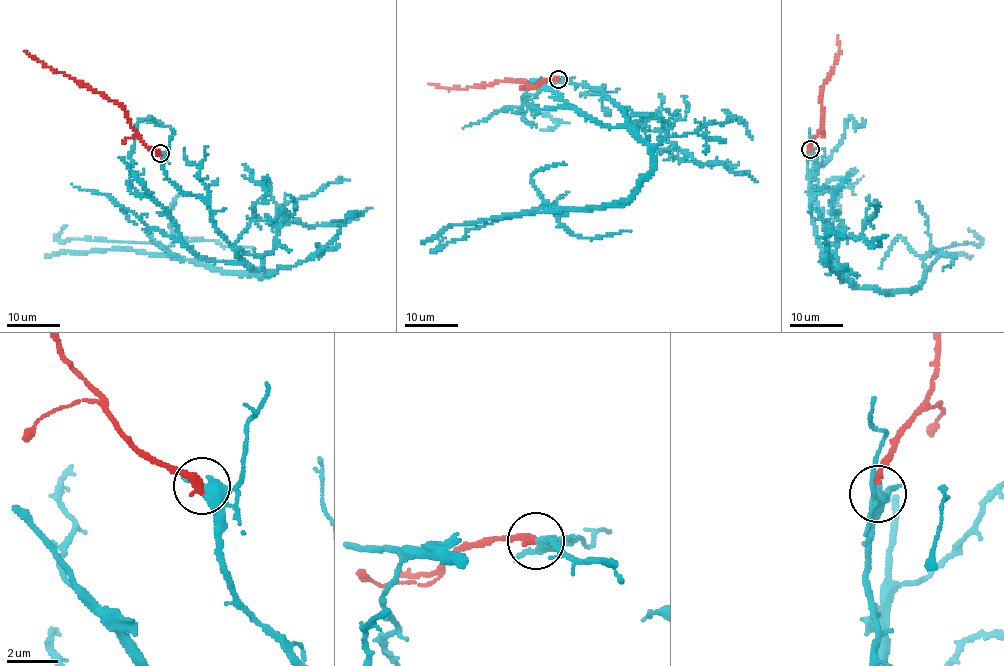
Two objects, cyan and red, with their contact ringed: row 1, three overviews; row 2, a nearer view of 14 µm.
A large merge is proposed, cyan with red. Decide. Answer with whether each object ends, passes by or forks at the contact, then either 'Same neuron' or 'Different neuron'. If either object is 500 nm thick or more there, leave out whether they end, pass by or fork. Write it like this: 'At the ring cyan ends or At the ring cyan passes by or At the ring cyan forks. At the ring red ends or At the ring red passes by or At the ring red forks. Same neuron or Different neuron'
At the ring cyan forks. At the ring red ends. Same neuron

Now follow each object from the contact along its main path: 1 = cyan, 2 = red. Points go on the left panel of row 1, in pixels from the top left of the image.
1: (161, 153), (165, 174), (205, 201), (216, 231), (269, 274), (210, 270), (154, 244), (64, 241), (66, 226)
2: (159, 153), (145, 143), (123, 108), (47, 67), (23, 50)

